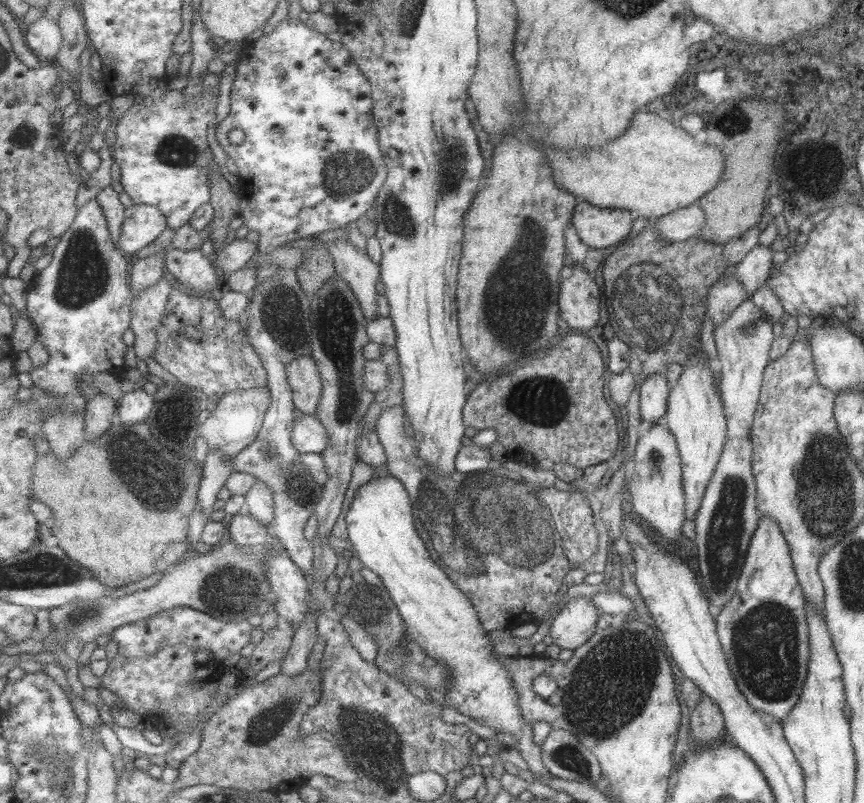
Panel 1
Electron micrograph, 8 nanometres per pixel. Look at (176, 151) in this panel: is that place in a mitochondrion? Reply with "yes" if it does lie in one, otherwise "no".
yes

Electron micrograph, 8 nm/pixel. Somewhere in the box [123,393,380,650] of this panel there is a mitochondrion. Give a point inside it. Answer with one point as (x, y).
(224, 589)

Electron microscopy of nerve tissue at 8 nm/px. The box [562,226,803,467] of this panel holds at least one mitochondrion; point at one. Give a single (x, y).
(647, 307)

